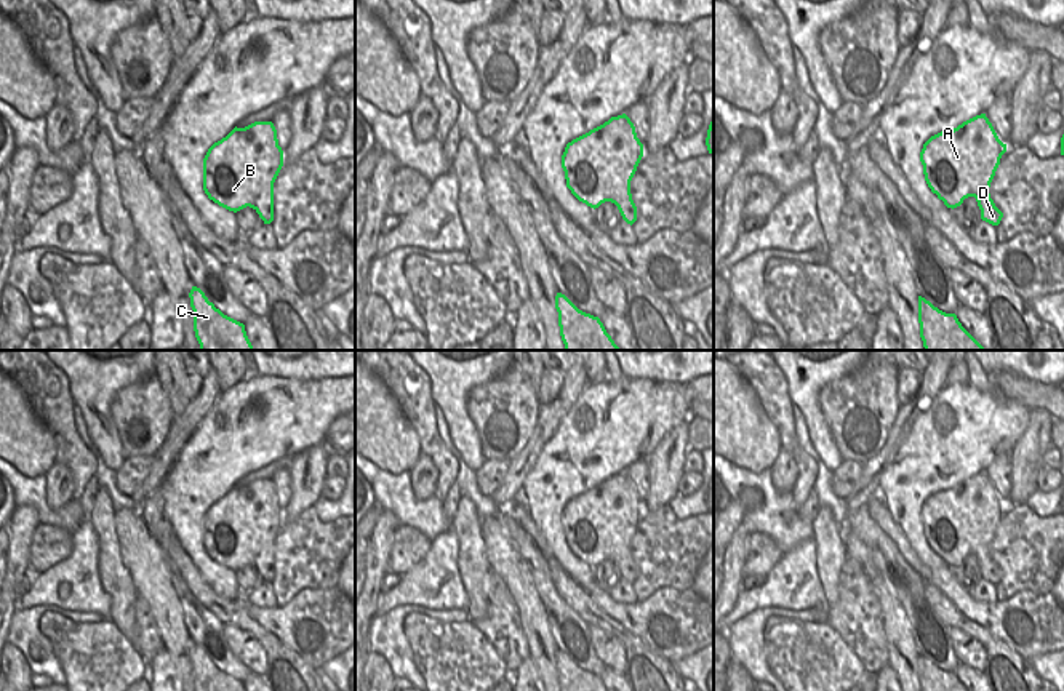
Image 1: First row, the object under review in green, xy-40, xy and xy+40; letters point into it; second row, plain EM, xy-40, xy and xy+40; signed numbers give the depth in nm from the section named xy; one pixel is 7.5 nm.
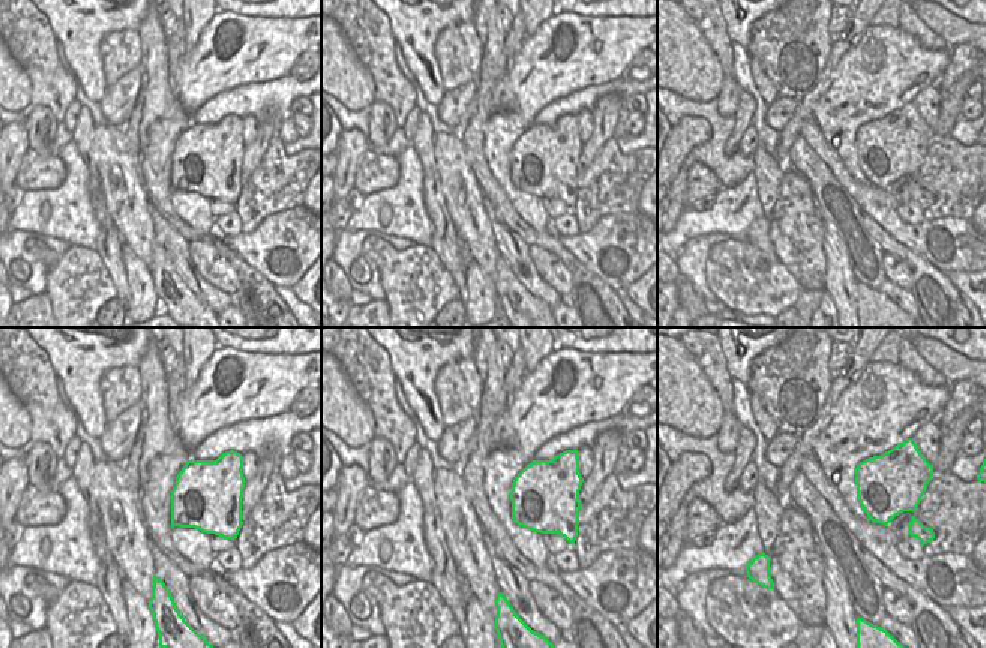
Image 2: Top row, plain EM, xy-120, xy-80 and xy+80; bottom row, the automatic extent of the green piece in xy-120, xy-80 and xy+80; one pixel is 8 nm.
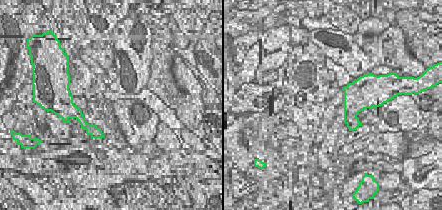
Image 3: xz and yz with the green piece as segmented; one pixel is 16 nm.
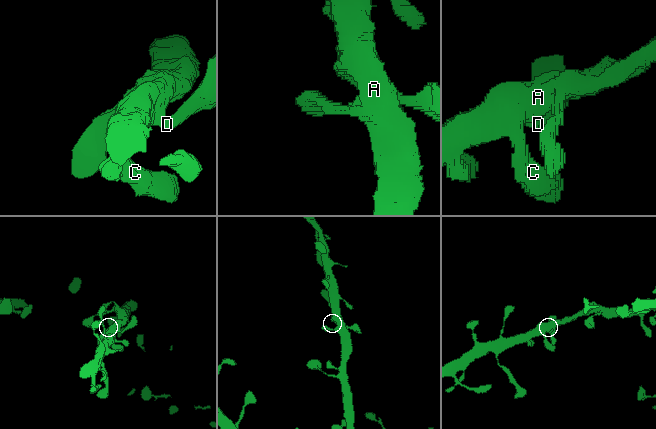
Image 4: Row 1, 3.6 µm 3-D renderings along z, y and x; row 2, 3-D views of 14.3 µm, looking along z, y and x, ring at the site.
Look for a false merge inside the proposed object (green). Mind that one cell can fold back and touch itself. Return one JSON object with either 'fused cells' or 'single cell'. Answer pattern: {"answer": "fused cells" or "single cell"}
{"answer": "single cell"}

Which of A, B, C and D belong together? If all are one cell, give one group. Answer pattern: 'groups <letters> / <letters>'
groups A B C D

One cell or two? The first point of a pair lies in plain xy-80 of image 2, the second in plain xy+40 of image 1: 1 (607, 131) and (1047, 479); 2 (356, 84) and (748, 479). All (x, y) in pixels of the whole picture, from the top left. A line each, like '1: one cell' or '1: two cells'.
1: two cells
2: two cells

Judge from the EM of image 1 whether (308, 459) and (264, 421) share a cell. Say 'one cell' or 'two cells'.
two cells

